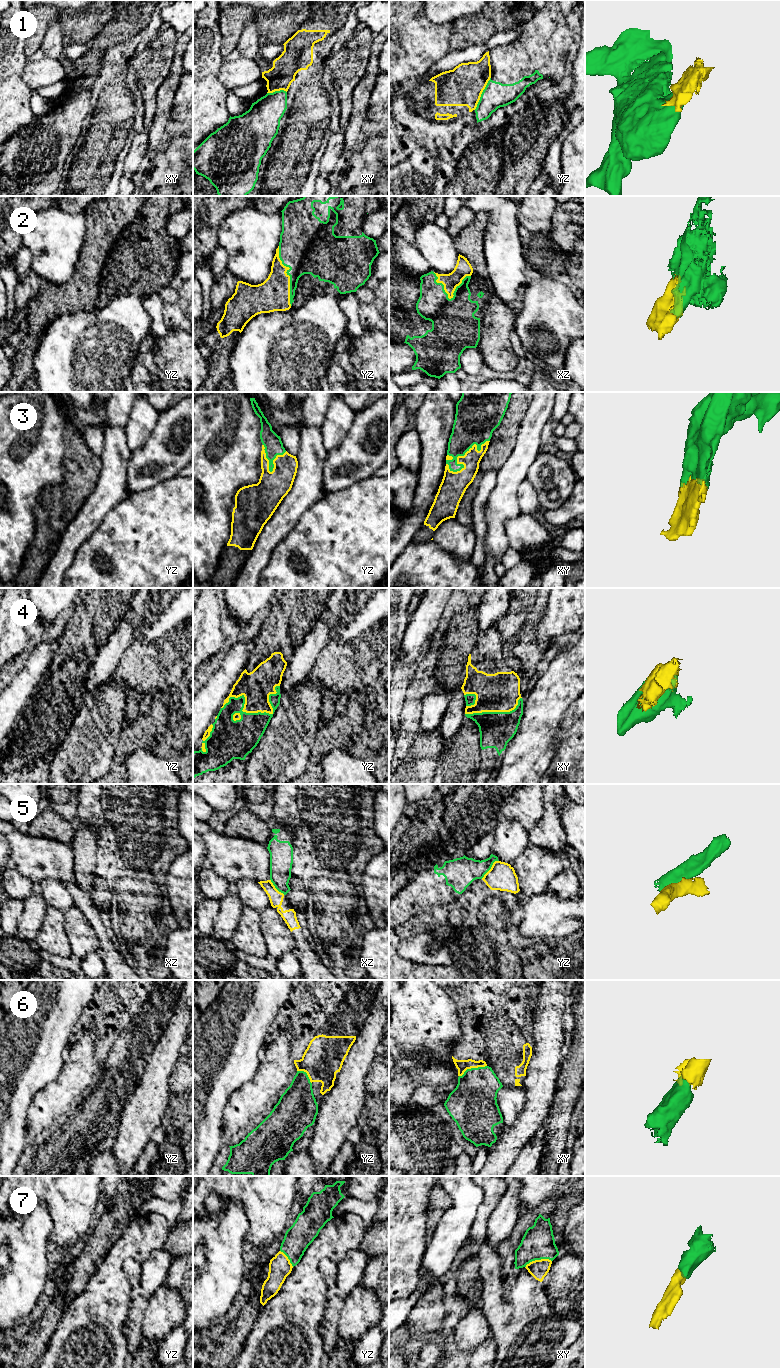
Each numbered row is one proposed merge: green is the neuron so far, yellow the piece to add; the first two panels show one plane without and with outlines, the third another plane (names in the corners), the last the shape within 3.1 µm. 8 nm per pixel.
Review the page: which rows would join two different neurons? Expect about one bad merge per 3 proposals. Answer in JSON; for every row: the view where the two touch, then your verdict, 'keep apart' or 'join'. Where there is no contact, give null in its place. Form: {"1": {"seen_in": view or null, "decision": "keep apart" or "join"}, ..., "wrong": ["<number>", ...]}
{"1": {"seen_in": "yz", "decision": "keep apart"}, "2": {"seen_in": "yz", "decision": "join"}, "3": {"seen_in": "xy", "decision": "join"}, "4": {"seen_in": "yz", "decision": "join"}, "5": {"seen_in": "yz", "decision": "keep apart"}, "6": {"seen_in": "xy", "decision": "join"}, "7": {"seen_in": "xy", "decision": "join"}, "wrong": ["1", "5"]}

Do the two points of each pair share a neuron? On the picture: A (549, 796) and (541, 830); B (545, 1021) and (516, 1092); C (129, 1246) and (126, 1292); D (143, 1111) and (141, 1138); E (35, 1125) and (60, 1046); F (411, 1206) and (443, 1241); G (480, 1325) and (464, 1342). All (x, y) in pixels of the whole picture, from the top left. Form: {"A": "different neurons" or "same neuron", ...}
{"A": "same neuron", "B": "different neurons", "C": "same neuron", "D": "same neuron", "E": "different neurons", "F": "different neurons", "G": "same neuron"}

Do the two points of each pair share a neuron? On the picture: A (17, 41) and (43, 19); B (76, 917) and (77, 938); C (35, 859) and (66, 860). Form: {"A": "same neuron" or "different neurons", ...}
{"A": "different neurons", "B": "same neuron", "C": "same neuron"}

